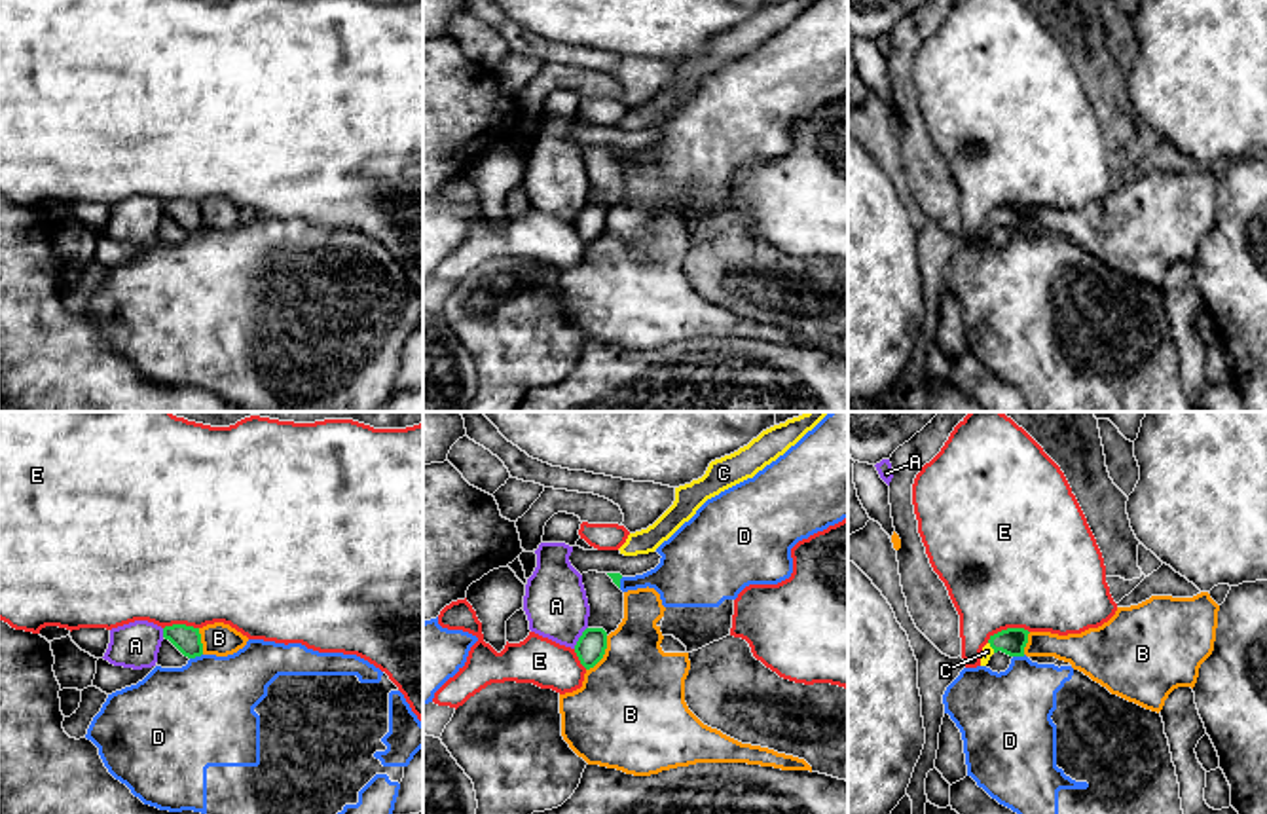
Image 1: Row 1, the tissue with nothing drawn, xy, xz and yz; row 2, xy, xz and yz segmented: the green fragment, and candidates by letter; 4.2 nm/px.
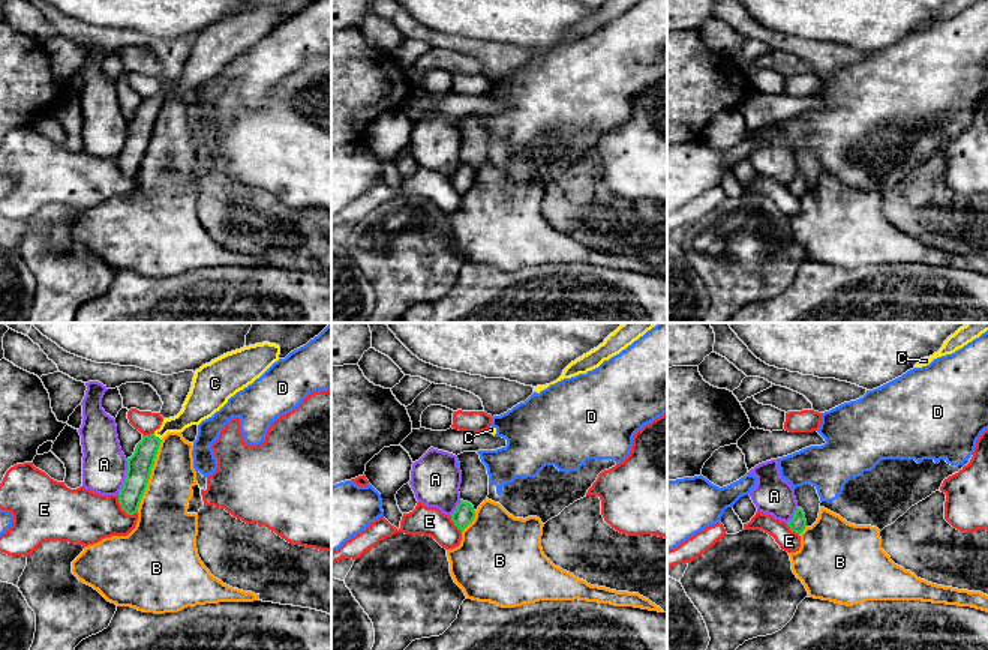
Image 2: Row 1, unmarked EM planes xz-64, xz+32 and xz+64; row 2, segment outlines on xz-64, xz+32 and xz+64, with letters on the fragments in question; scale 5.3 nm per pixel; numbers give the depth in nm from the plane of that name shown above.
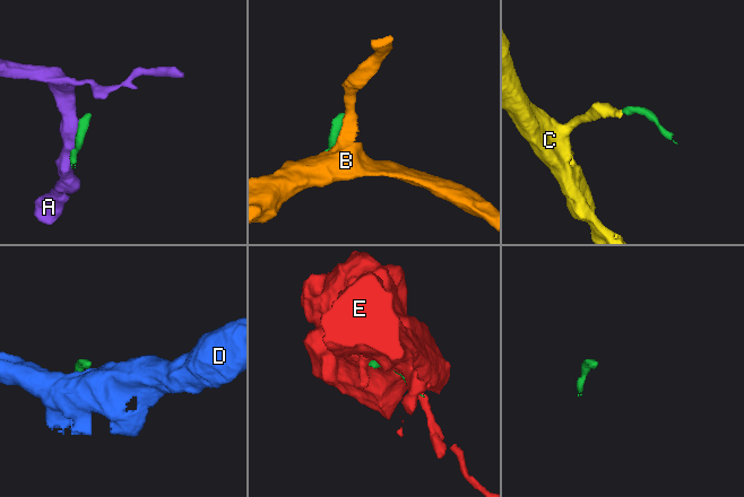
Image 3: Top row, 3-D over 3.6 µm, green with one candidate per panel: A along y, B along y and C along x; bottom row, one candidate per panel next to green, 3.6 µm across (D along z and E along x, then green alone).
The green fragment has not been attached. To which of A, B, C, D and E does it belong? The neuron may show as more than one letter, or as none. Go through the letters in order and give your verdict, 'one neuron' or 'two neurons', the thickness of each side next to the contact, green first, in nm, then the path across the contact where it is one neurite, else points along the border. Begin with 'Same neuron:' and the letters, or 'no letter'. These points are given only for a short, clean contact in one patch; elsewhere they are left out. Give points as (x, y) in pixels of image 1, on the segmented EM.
Same neuron: C
A: two neurons; calibres 130 and 260 nm
B: two neurons; calibres 130 and 440 nm
C: one neuron; calibres 120 and 50 nm; way yz (1011, 642), (991, 646), (987, 651)
D: two neurons; calibres 110 and 440 nm; border xy (201, 653), (190, 659)
E: two neurons; calibres 120 and 500 nm

